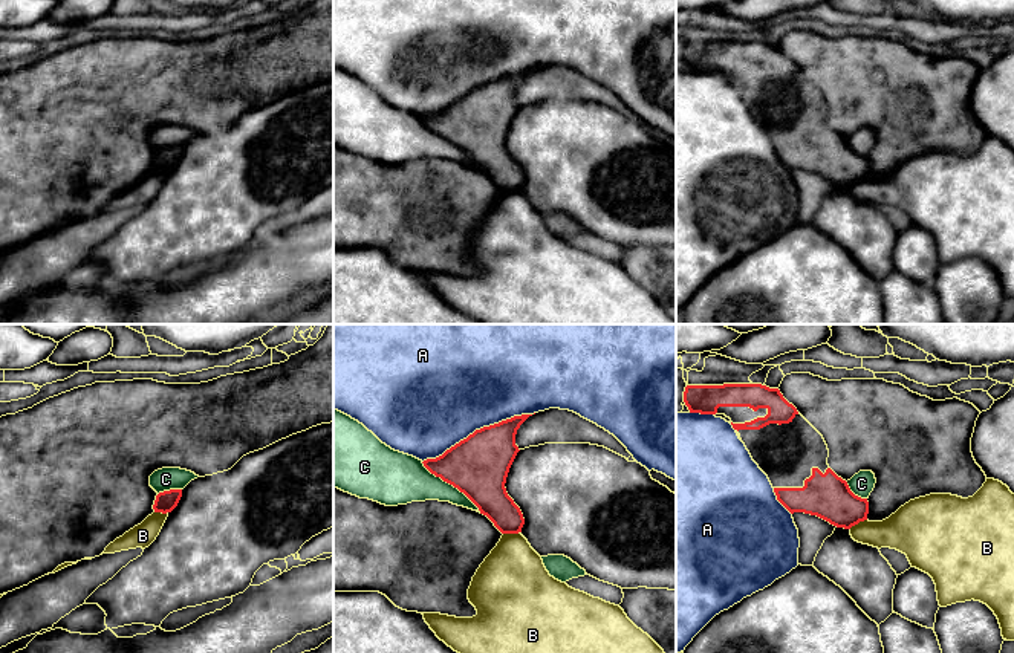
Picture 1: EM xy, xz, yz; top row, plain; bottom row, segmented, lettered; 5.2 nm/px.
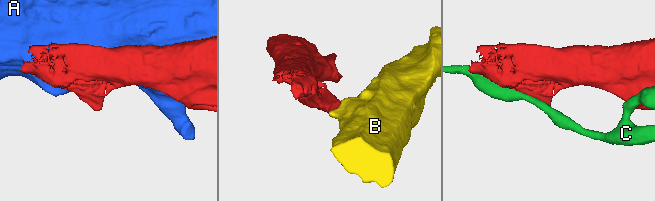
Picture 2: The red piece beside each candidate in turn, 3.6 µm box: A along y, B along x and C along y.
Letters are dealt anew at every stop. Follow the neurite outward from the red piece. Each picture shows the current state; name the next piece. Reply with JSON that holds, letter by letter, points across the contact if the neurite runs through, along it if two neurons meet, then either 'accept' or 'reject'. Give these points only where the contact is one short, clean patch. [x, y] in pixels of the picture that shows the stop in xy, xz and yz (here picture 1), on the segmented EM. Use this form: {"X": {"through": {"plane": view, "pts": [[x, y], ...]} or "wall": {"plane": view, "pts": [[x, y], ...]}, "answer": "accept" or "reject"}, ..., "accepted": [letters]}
{"A": {"answer": "reject"}, "B": {"wall": {"plane": "yz", "pts": [[866, 519], [849, 528]]}, "answer": "reject"}, "C": {"answer": "reject"}, "accepted": []}

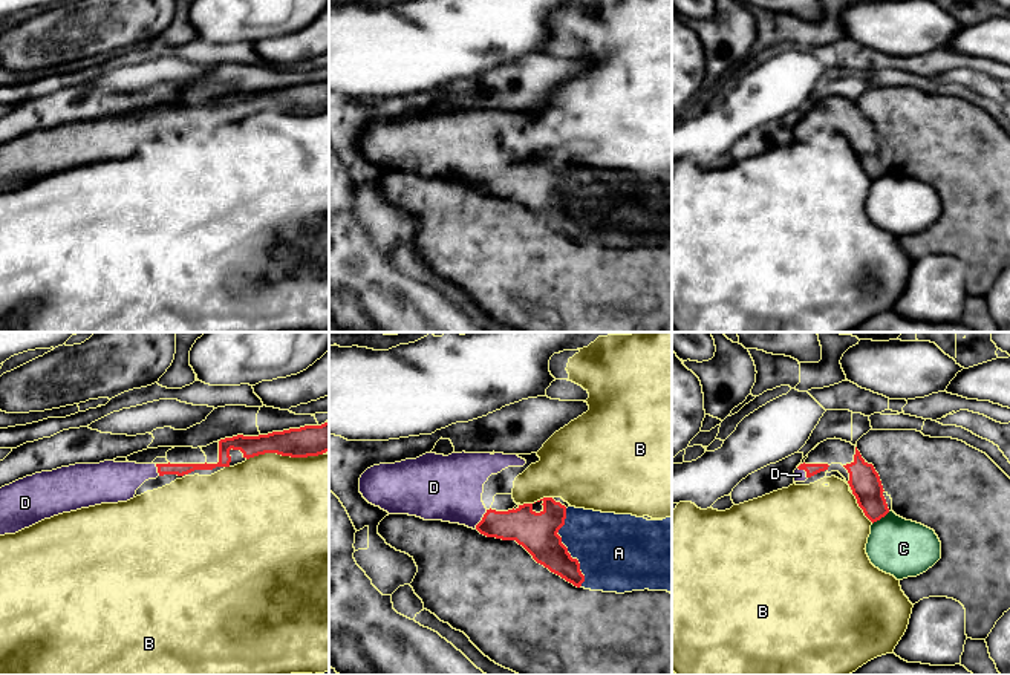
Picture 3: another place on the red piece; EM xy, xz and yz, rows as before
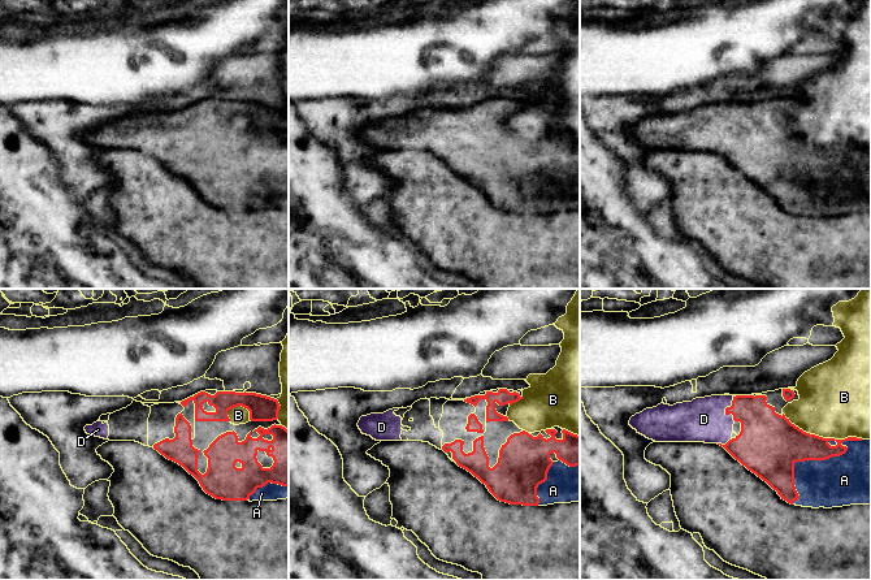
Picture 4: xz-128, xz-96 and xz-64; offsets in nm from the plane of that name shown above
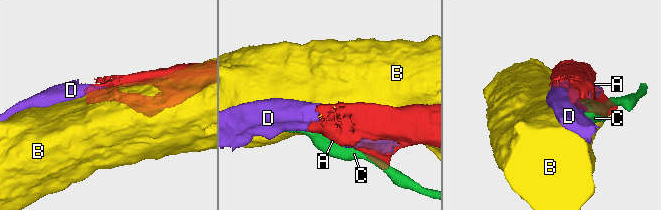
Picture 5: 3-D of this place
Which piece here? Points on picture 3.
{"A": {"answer": "accept"}, "B": {"answer": "reject"}, "C": {"answer": "reject"}, "D": {"answer": "accept"}, "accepted": ["A", "D"]}

